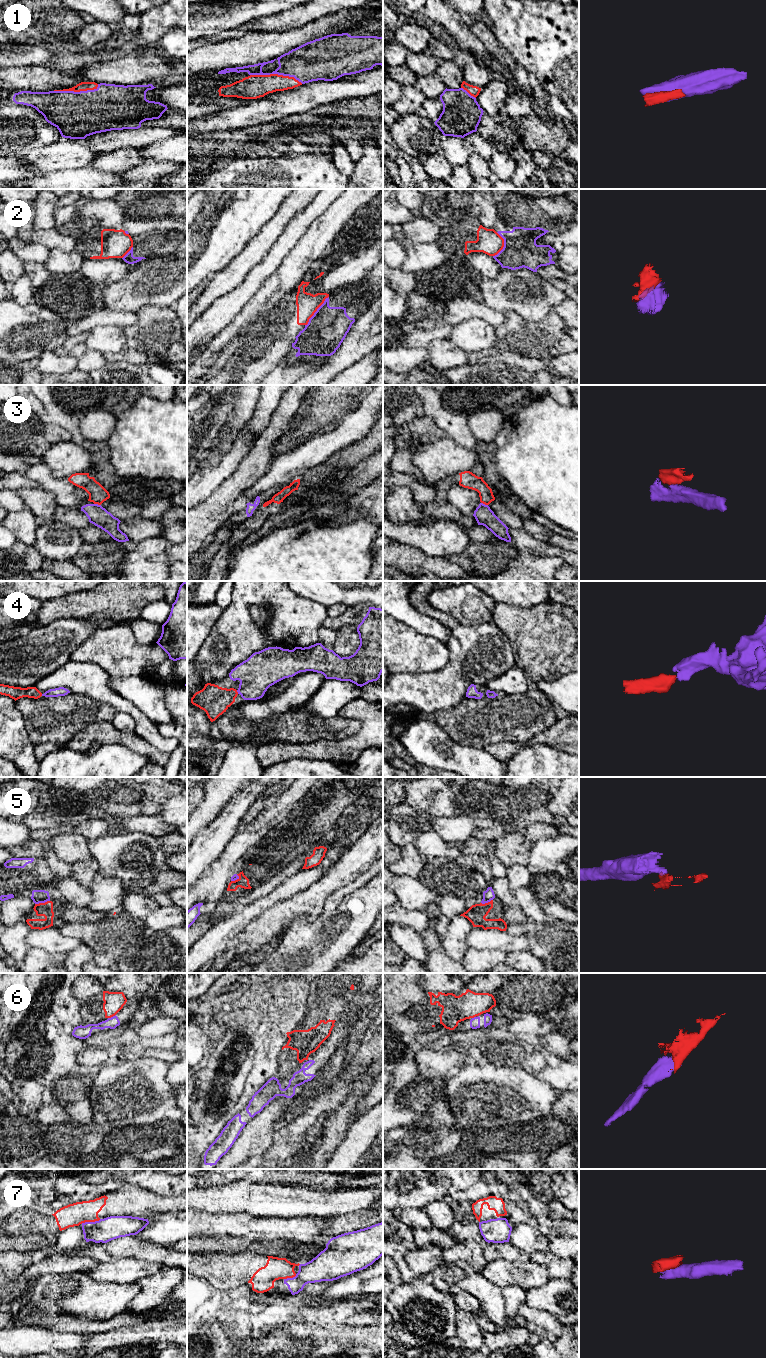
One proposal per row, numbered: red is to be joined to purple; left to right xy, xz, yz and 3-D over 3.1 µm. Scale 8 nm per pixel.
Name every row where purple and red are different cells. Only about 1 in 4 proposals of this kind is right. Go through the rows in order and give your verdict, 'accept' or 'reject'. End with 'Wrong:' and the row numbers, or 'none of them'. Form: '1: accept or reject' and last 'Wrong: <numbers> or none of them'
1: accept
2: reject
3: reject
4: accept
5: reject
6: reject
7: reject
Wrong: 2, 3, 5, 6, 7

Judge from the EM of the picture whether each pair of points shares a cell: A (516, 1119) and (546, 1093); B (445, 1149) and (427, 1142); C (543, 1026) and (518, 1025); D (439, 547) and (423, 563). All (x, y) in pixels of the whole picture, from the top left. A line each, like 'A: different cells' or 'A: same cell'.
A: same cell
B: different cells
C: same cell
D: different cells

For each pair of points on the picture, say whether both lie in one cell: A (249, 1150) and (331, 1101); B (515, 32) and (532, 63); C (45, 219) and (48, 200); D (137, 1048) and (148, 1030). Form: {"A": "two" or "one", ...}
{"A": "two", "B": "one", "C": "one", "D": "two"}

